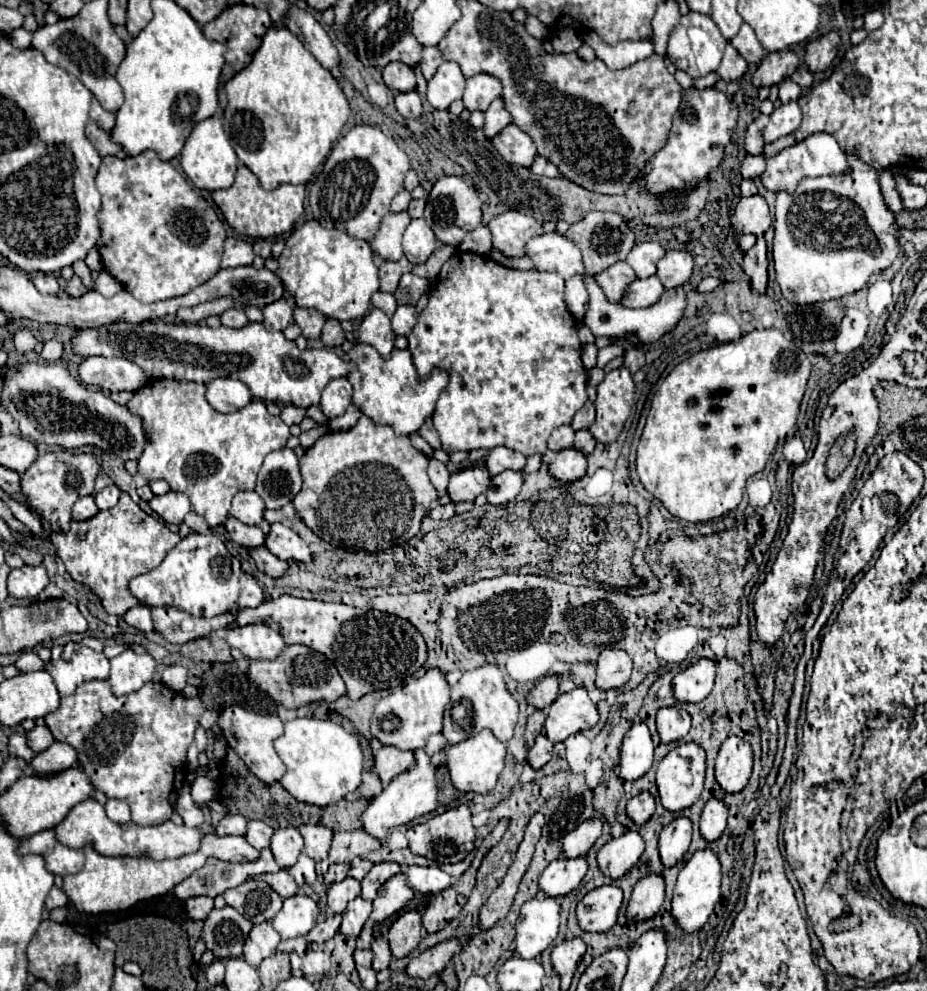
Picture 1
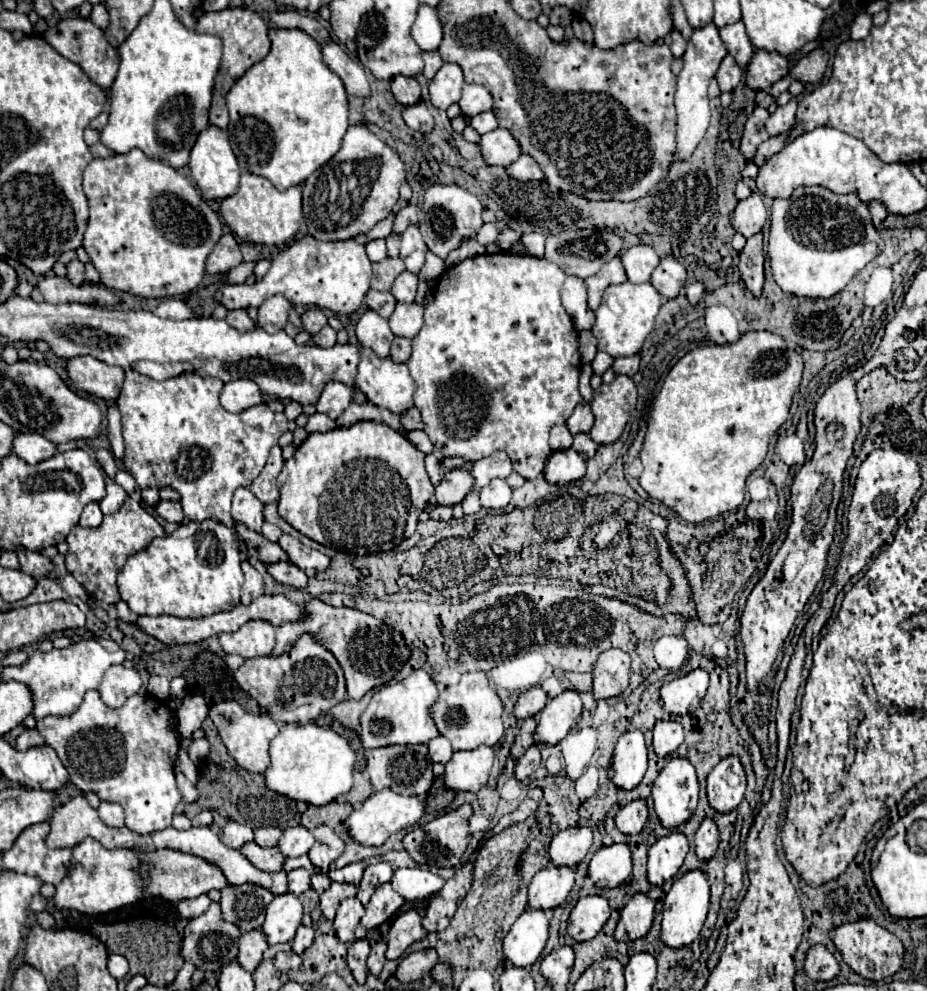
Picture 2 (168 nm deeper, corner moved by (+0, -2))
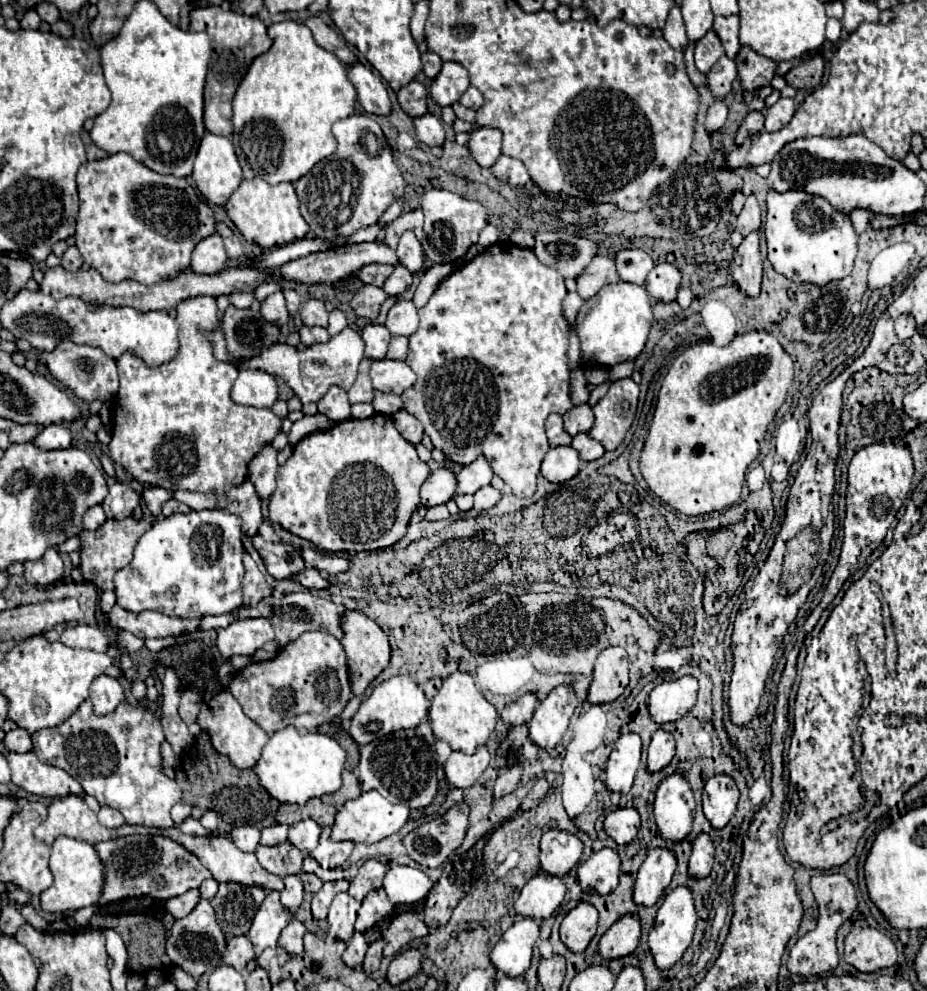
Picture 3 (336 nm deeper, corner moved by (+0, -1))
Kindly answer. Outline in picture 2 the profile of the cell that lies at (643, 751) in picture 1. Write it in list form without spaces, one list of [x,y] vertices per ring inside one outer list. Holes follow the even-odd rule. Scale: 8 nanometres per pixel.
[[[632,728],[616,742],[612,772],[612,782],[622,790],[632,790],[640,784],[646,772],[646,744],[640,730]]]

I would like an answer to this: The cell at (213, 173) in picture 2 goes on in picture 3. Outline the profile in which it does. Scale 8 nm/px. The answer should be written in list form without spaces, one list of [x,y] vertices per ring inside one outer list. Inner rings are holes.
[[[204,135],[196,153],[192,179],[210,203],[224,205],[230,199],[242,181],[242,167],[228,137]]]

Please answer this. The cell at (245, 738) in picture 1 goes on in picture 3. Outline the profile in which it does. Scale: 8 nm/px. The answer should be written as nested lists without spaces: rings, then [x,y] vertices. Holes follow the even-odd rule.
[[[228,691],[212,697],[210,701],[206,701],[202,705],[202,711],[198,715],[198,725],[208,731],[216,751],[220,751],[222,755],[228,755],[228,759],[238,769],[252,769],[258,763],[260,753],[262,753],[262,749],[270,737],[258,723],[254,723],[252,719],[248,719],[244,715],[240,703]]]

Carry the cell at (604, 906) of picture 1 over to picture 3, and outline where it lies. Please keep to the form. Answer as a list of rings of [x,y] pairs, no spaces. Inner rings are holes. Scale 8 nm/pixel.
[[[578,903],[562,921],[560,925],[560,939],[562,943],[572,949],[574,953],[580,953],[588,947],[590,939],[596,933],[598,925],[598,911],[592,903]]]

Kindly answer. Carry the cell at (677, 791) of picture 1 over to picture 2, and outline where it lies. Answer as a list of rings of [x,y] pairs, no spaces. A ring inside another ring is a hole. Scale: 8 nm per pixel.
[[[670,758],[652,786],[654,810],[664,828],[688,822],[698,804],[698,780],[694,766],[684,758]]]

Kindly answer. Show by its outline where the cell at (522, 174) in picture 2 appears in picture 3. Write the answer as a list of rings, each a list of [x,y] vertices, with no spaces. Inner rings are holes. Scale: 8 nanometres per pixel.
[[[502,155],[490,169],[500,181],[504,181],[504,183],[508,181],[510,185],[526,185],[530,181],[530,175],[528,175],[524,163],[520,159],[508,157],[508,155]]]

